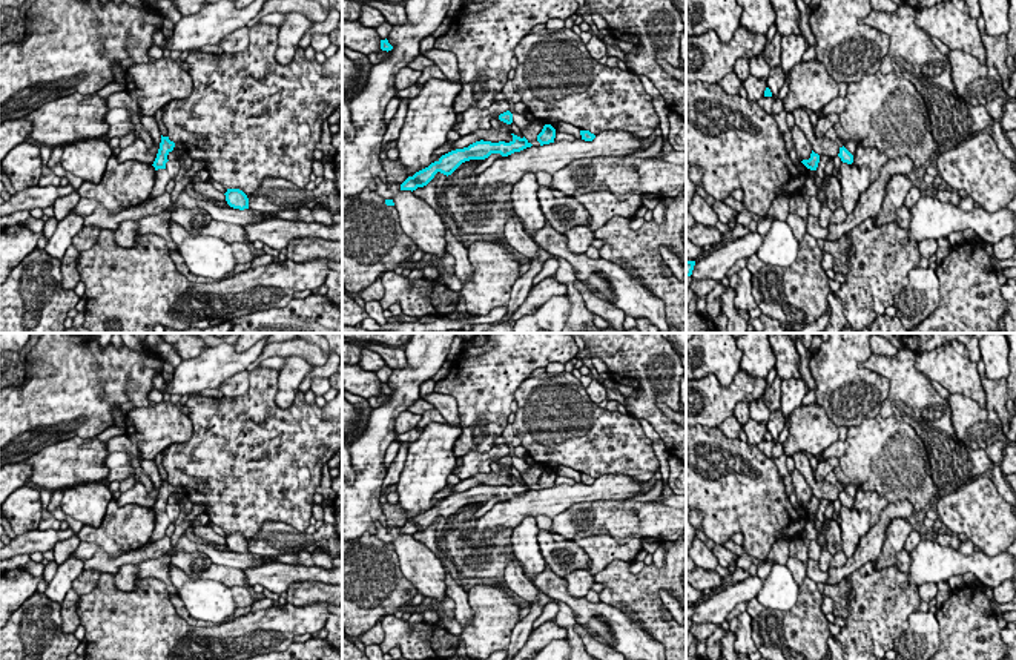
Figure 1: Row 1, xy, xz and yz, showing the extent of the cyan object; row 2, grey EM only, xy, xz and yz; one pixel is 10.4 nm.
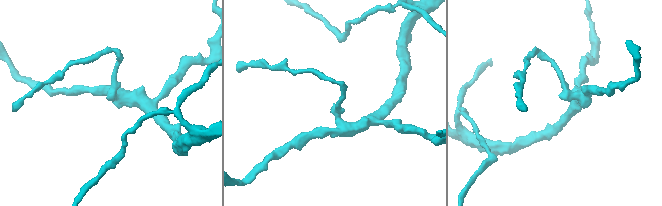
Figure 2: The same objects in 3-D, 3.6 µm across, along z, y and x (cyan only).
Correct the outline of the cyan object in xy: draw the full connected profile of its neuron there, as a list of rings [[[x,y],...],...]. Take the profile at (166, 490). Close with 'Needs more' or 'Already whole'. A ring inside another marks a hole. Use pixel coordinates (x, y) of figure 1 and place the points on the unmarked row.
[[[161,479],[160,493],[158,493],[157,502],[152,508],[155,511],[155,514],[166,513],[166,507],[169,505],[167,499],[173,494],[173,491],[175,491],[175,487],[170,485],[169,480]]]. Already whole

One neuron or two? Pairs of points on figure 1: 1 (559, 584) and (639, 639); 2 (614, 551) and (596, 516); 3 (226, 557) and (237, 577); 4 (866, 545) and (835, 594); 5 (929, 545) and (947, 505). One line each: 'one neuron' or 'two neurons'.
1: one neuron
2: two neurons
3: two neurons
4: two neurons
5: two neurons

